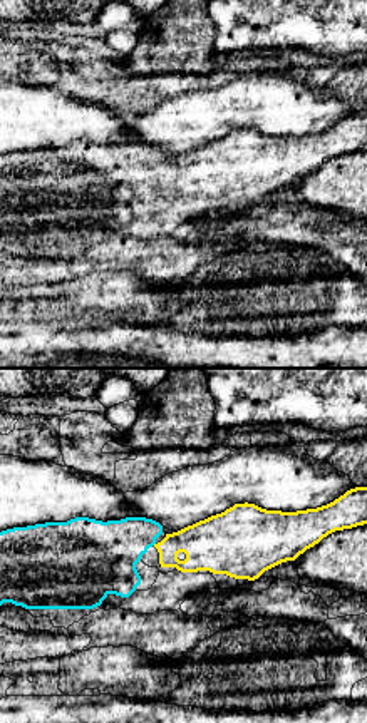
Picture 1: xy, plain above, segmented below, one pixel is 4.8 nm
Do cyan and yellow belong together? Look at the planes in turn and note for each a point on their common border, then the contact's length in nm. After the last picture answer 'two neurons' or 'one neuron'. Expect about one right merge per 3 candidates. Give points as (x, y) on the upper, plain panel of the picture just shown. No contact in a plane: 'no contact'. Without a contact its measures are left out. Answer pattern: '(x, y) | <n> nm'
no contact

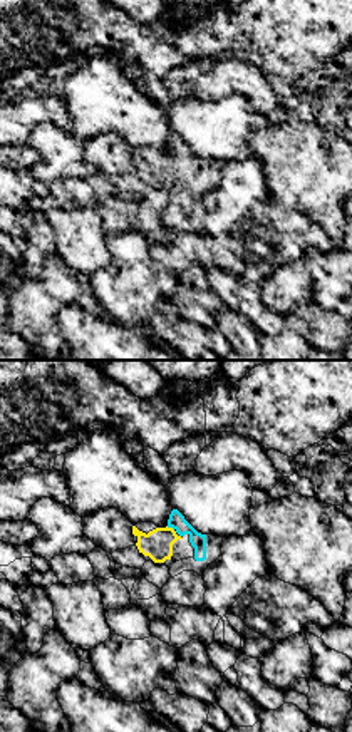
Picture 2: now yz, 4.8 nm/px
(171, 151) | 60 nm

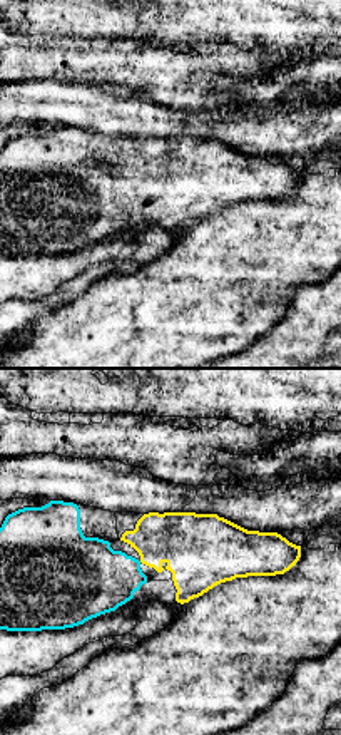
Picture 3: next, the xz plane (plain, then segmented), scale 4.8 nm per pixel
no contact

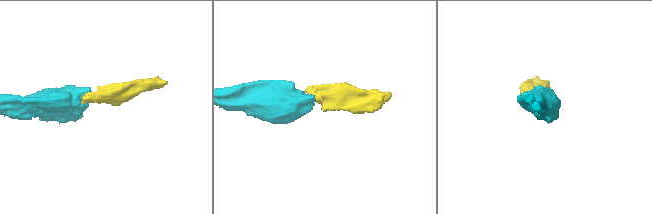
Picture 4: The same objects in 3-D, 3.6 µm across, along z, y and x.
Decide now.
one neuron

